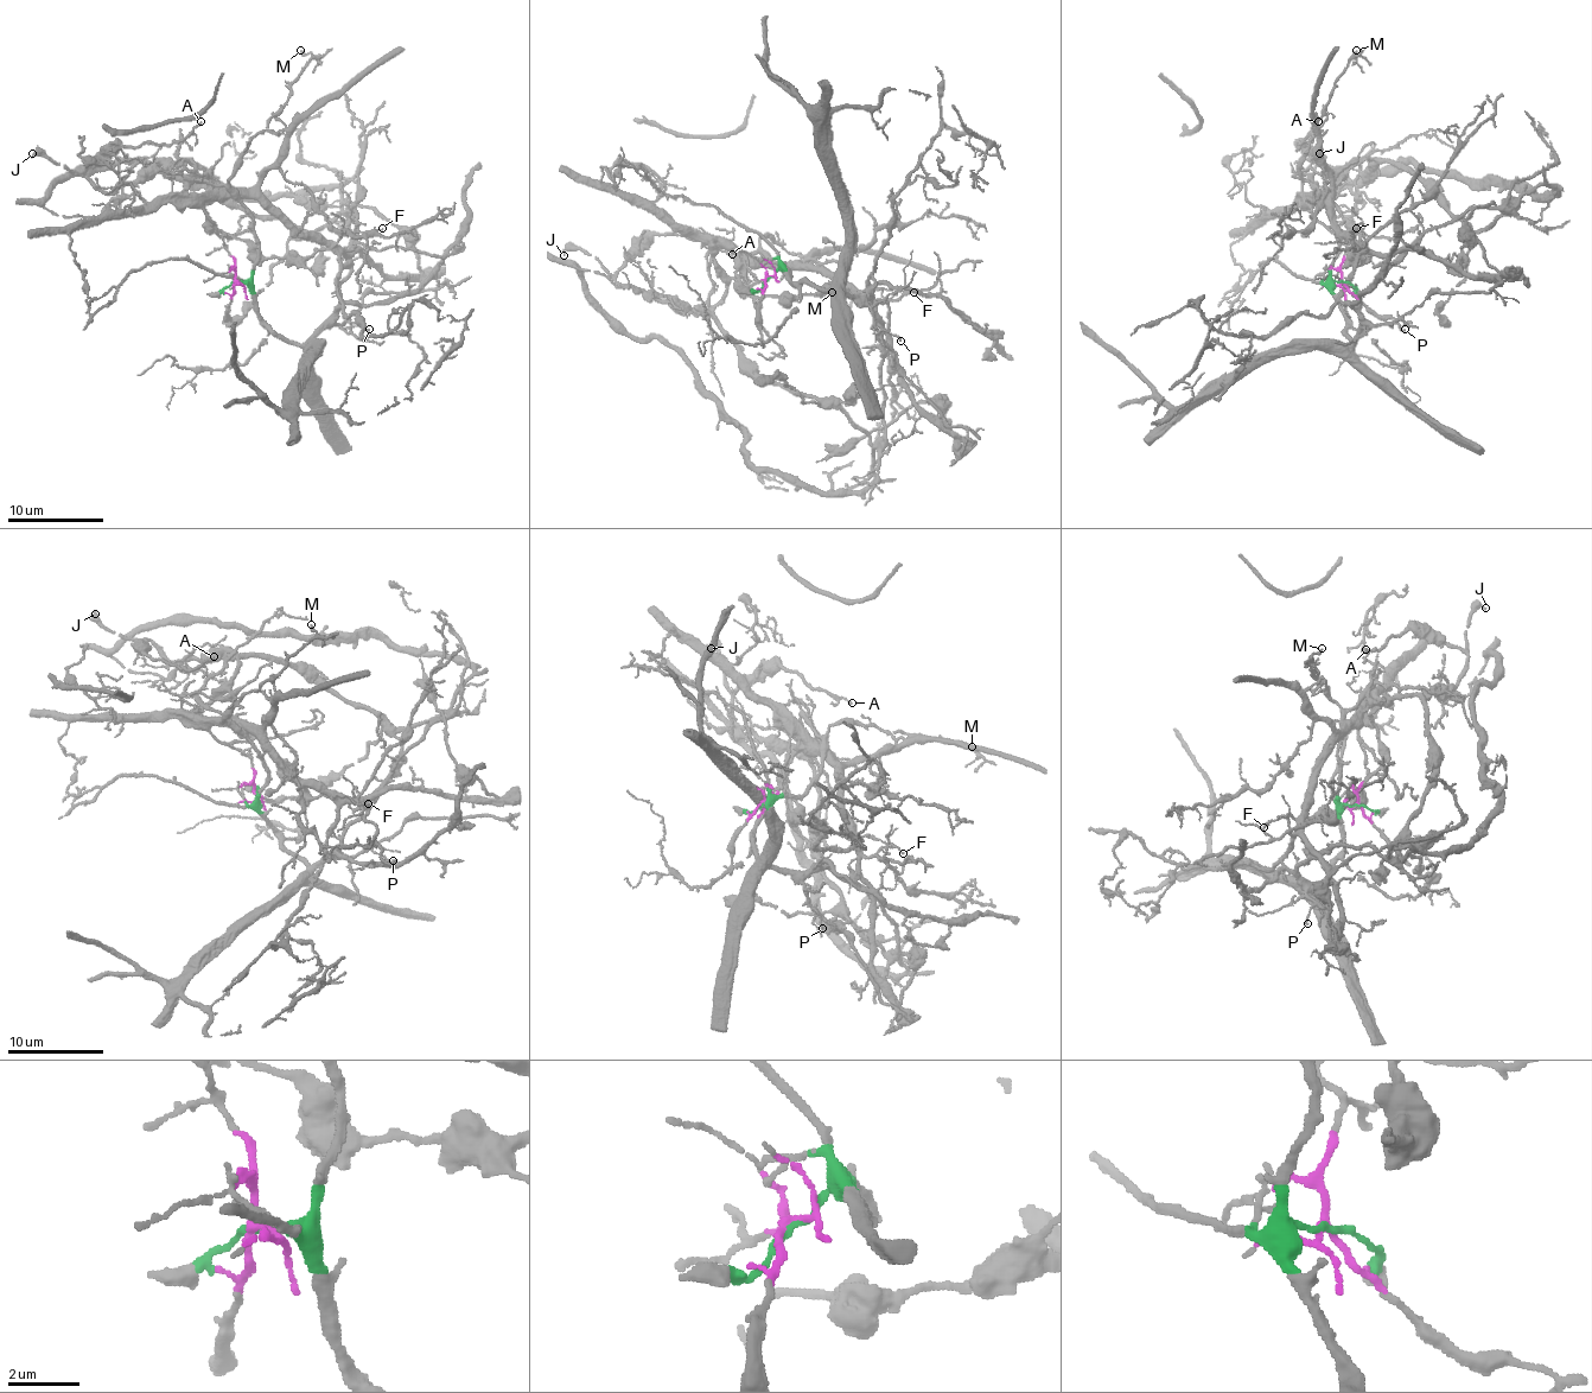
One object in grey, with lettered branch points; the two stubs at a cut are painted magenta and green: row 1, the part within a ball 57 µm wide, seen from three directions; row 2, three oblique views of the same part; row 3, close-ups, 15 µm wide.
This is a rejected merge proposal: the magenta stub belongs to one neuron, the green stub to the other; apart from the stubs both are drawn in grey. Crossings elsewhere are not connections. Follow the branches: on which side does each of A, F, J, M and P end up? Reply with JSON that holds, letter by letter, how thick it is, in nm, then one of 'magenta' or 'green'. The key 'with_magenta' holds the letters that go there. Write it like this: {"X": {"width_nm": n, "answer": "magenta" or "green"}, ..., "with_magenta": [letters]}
{"A": {"width_nm": 140, "answer": "magenta"}, "F": {"width_nm": 110, "answer": "magenta"}, "J": {"width_nm": 130, "answer": "magenta"}, "M": {"width_nm": 200, "answer": "green"}, "P": {"width_nm": 140, "answer": "green"}, "with_magenta": ["A", "F", "J"]}

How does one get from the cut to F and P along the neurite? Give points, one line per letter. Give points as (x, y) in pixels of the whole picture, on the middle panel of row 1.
F: (769, 277), (759, 281), (747, 269), (747, 288), (764, 298), (825, 296), (844, 288), (905, 288), (914, 293)
P: (769, 279), (778, 269), (795, 284), (844, 288), (867, 307), (879, 329), (896, 334), (900, 341)

